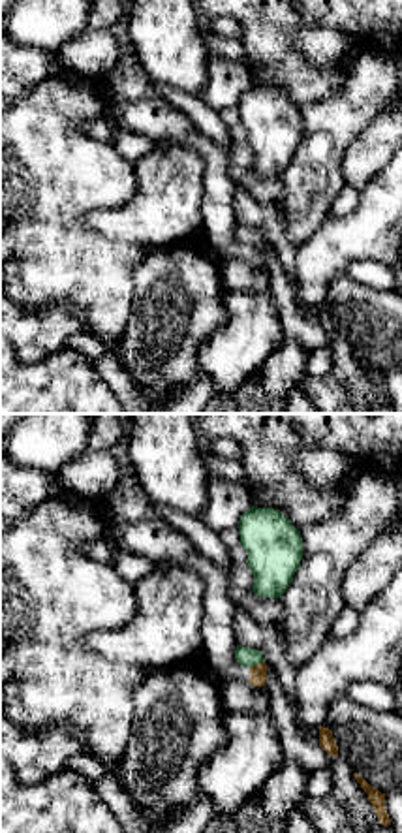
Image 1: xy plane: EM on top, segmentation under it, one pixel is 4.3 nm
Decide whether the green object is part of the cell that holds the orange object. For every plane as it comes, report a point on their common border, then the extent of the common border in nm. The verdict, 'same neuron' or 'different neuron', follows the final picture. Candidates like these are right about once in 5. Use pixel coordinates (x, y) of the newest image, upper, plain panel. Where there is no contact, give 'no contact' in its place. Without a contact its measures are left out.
contact (258, 243); length 70 nm

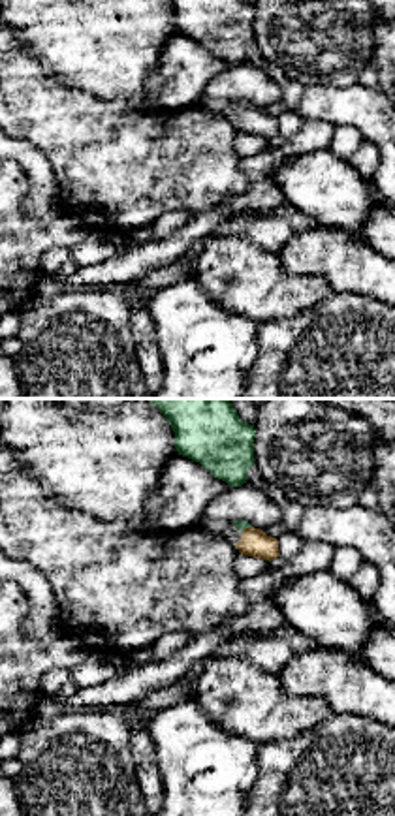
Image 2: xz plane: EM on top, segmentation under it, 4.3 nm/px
contact (247, 108); length 50 nm

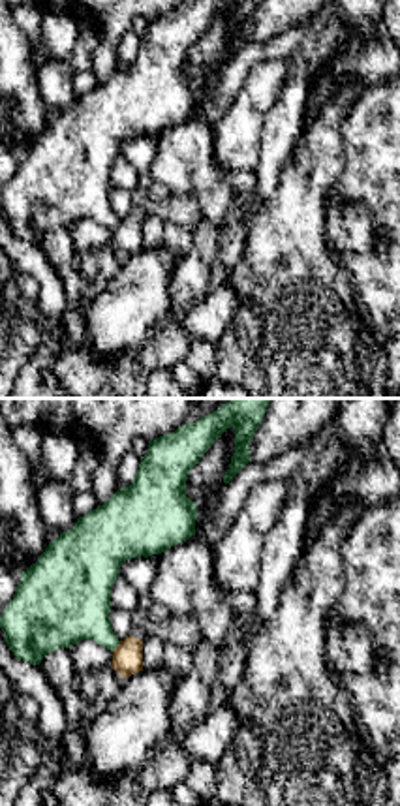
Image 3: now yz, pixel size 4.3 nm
contact (117, 226); length 60 nm

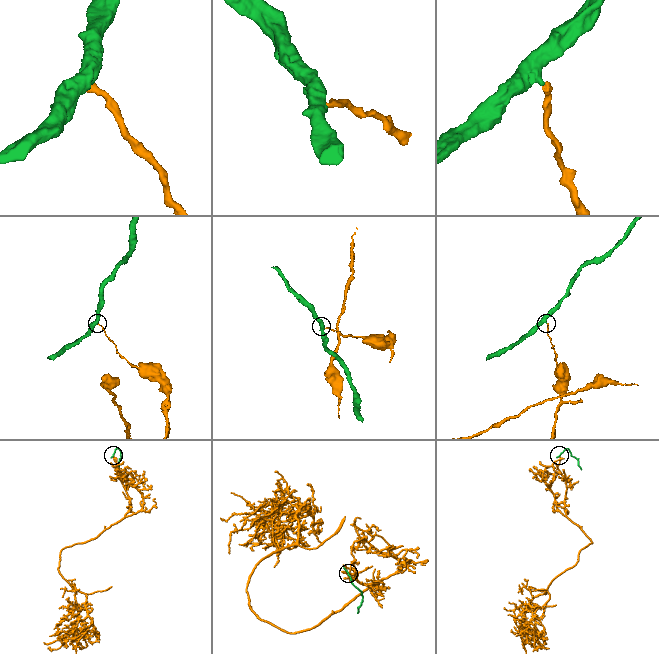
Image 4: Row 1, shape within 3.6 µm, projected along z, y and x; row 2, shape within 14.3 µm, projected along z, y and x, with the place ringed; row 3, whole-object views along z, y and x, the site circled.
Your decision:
different neuron

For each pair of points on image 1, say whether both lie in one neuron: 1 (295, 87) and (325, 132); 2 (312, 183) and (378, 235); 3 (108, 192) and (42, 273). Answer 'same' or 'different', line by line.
1: different
2: different
3: same

